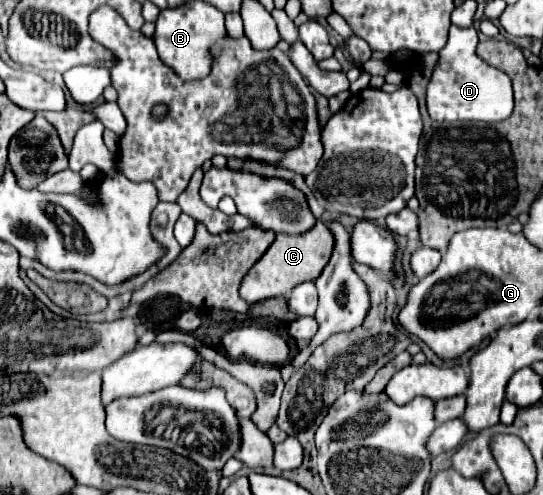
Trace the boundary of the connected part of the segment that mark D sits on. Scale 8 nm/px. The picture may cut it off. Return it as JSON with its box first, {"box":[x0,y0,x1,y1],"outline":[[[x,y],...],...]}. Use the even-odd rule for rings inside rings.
{"box":[426,25,514,123],"outline":[[[456,25],[450,27],[448,43],[438,51],[438,63],[432,71],[428,89],[426,89],[426,105],[430,117],[439,123],[465,121],[504,121],[512,115],[514,99],[512,99],[512,83],[506,73],[490,67],[476,55],[478,31],[474,27],[460,29]]]}

